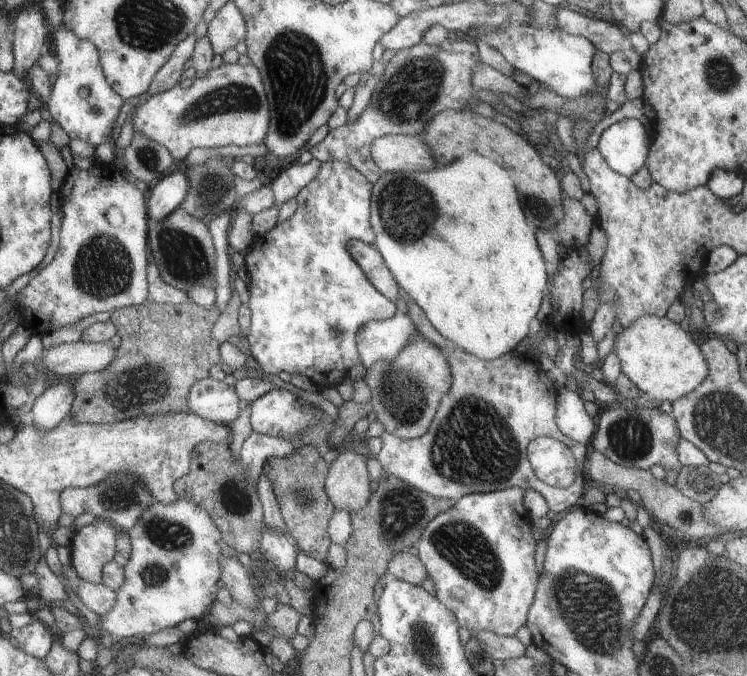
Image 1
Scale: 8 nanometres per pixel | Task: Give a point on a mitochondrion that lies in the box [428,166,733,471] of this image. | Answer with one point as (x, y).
(630, 437)

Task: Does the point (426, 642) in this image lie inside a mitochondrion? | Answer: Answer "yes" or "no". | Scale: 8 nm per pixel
yes

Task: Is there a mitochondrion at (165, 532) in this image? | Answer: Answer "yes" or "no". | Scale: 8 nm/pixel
yes

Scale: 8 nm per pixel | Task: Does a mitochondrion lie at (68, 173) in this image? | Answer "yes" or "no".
no

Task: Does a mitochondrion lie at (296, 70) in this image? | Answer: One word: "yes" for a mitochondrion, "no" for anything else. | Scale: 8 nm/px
yes

